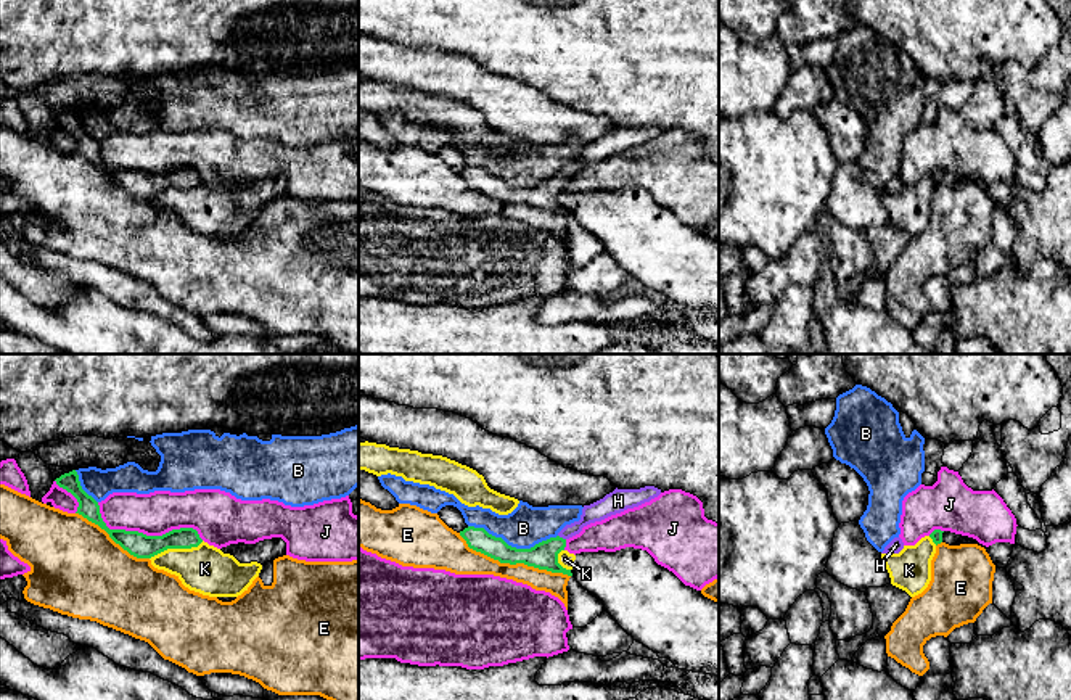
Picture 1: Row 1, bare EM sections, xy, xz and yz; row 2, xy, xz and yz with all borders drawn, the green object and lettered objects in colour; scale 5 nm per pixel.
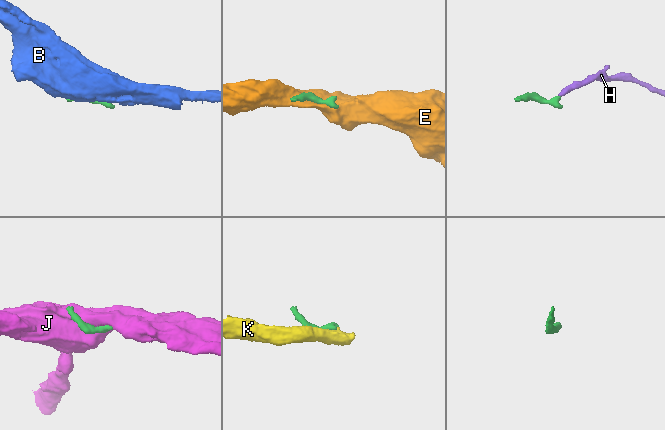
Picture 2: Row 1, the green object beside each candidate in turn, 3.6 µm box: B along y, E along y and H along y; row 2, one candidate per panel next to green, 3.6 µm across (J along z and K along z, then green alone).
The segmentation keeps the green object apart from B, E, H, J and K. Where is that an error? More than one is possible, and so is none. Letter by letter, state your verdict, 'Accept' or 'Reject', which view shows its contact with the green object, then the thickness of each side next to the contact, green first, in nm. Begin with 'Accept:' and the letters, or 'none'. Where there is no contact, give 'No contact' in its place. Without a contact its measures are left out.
Accept: H
B: Reject. Touches green in xz. Thickness 140 nm (green) against 200 nm
E: Reject. Touches green in xz. Thickness 140 nm (green) against 140 nm
H: Accept. Touches green in xz. Thickness 140 nm (green) against 100 nm
J: Reject. Touches green in xy. Thickness 120 nm (green) against 220 nm
K: Reject. Touches green in xy. Thickness 120 nm (green) against 240 nm

